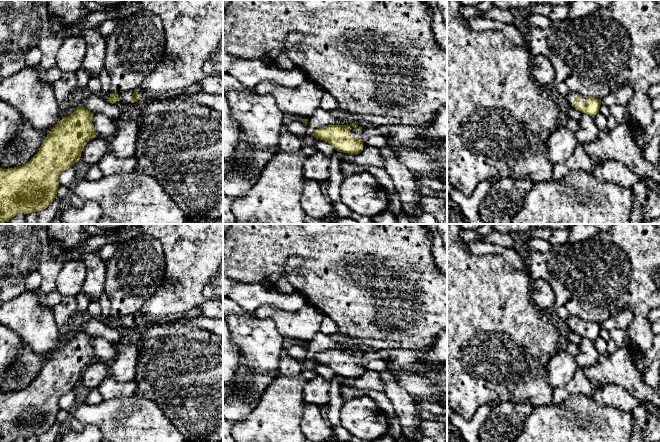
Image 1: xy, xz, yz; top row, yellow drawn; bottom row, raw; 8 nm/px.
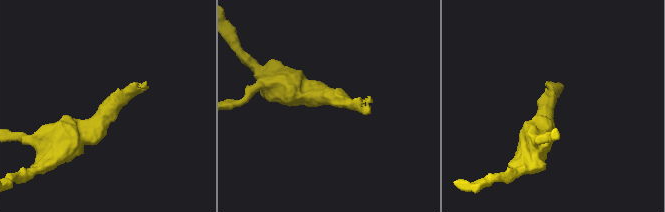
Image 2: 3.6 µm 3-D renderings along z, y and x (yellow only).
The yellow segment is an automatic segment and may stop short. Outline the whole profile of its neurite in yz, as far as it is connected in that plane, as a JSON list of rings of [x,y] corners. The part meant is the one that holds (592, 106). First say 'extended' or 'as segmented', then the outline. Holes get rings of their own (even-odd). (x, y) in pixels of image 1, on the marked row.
extended; [[[569,92],[565,97],[572,107],[584,114],[594,117],[597,113],[599,113],[599,108],[602,103],[601,99],[585,97],[577,92]]]

